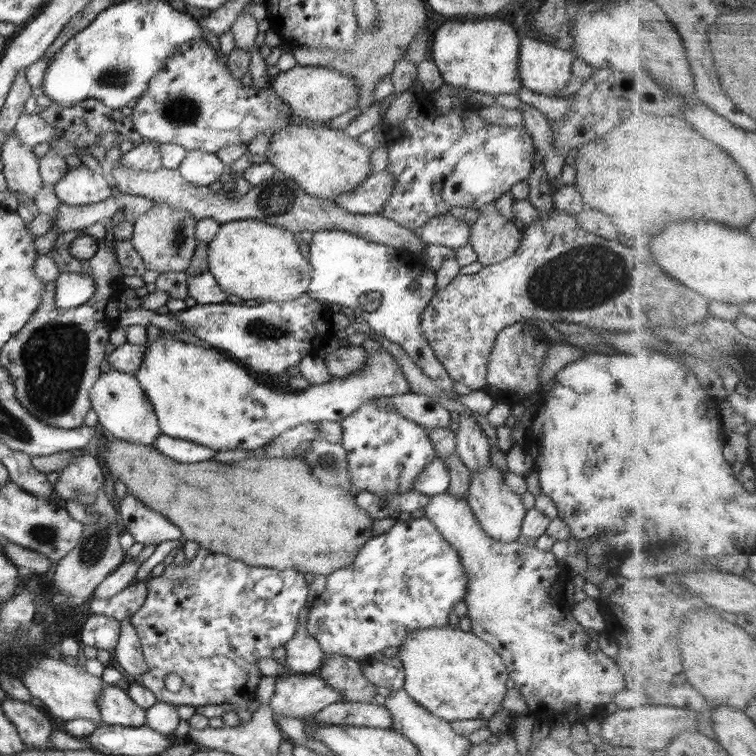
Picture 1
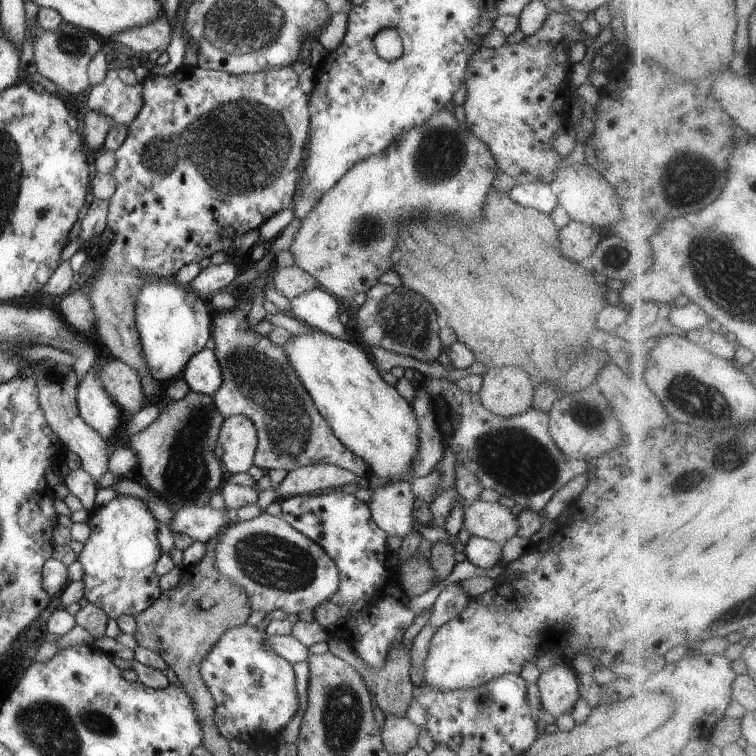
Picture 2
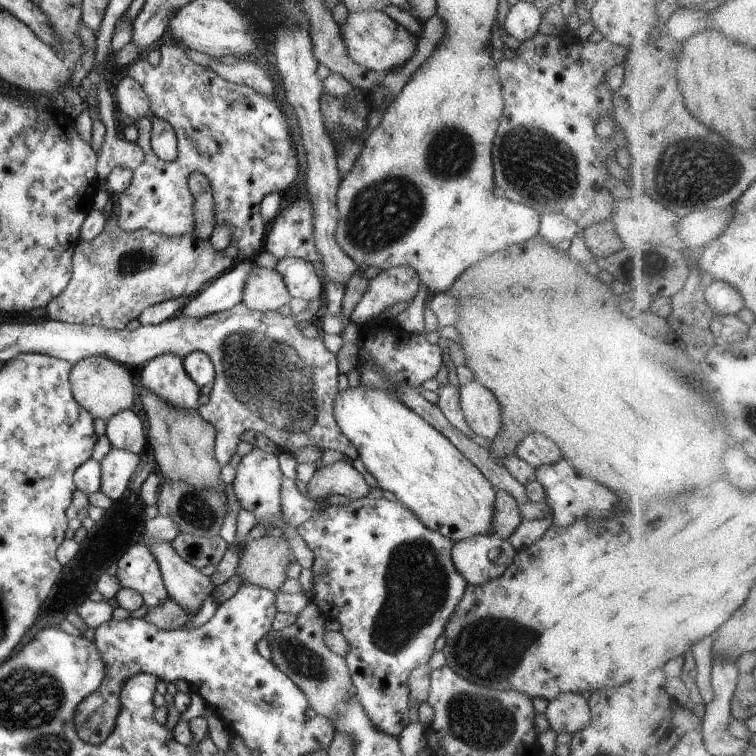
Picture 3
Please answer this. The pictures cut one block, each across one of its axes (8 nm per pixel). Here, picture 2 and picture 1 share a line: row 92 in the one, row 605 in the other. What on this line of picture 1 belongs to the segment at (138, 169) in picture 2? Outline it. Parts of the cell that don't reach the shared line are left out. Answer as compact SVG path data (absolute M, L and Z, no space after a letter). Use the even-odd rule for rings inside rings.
M200 548L196 552L196 556L190 561L182 561L179 564L169 564L164 573L160 576L153 577L146 581L147 597L143 602L143 605L130 617L131 625L136 629L138 636L140 637L141 647L148 663L149 669L142 675L136 677L136 683L140 686L144 686L148 691L152 691L158 701L170 703L173 705L186 704L186 706L204 707L214 706L214 704L235 704L235 712L239 716L241 722L248 722L253 715L253 712L248 710L248 704L258 696L255 694L257 691L258 683L260 683L263 674L260 672L257 661L260 658L270 658L274 648L278 646L285 646L285 644L297 633L299 627L299 614L301 614L302 608L307 603L308 598L308 582L306 582L306 576L302 572L296 572L296 570L268 570L266 567L246 566L244 562L236 562L224 554L214 554L206 548ZM168 674L178 674L184 686L178 692L170 692L165 688L165 680Z

